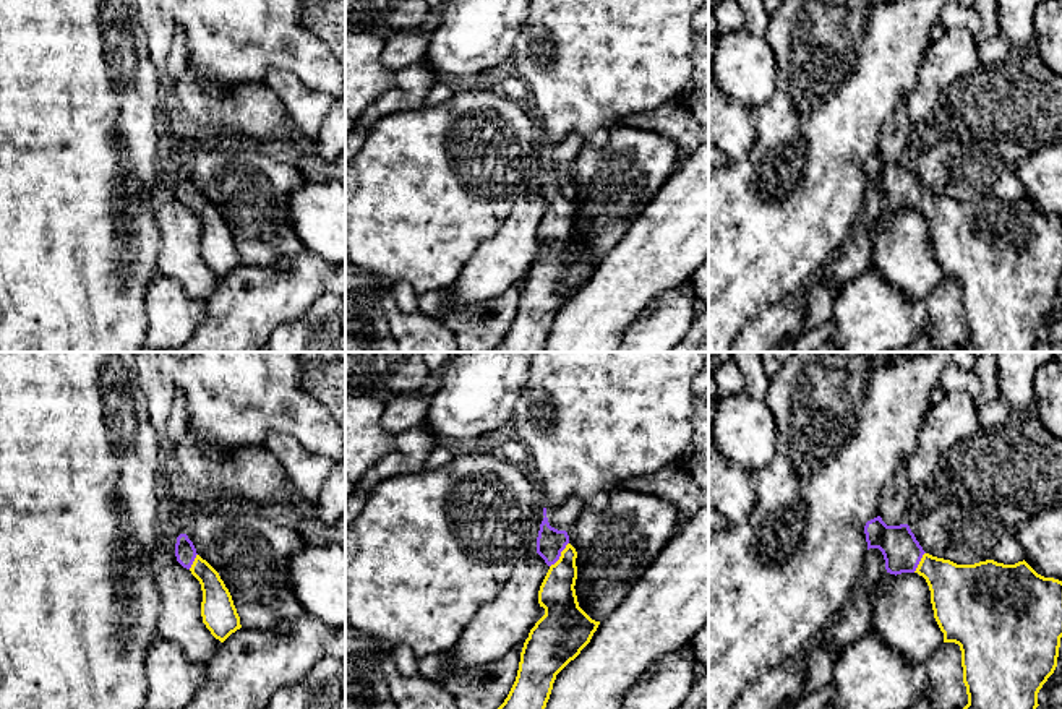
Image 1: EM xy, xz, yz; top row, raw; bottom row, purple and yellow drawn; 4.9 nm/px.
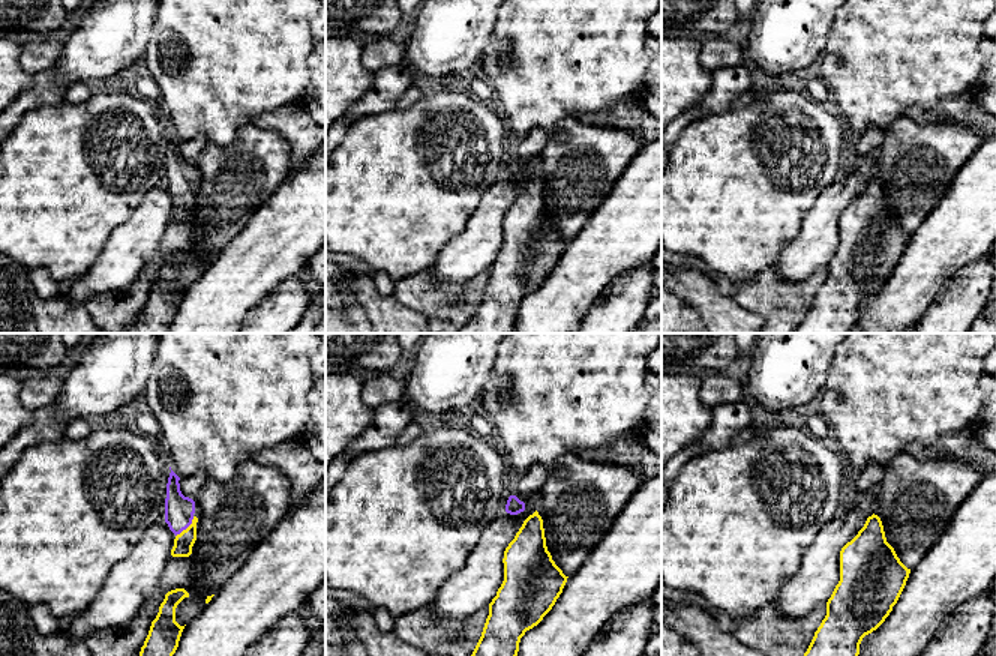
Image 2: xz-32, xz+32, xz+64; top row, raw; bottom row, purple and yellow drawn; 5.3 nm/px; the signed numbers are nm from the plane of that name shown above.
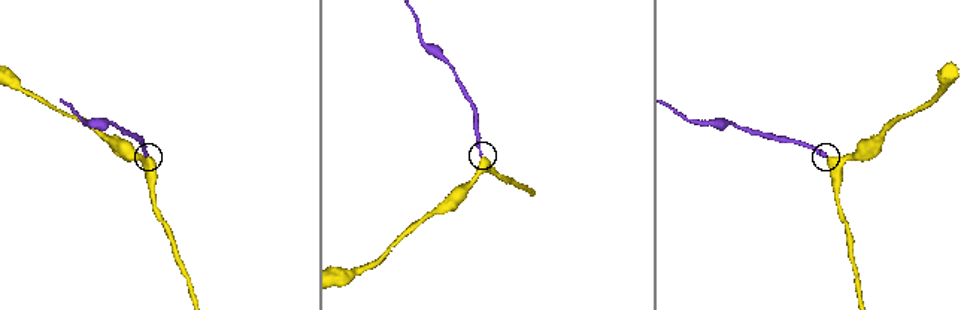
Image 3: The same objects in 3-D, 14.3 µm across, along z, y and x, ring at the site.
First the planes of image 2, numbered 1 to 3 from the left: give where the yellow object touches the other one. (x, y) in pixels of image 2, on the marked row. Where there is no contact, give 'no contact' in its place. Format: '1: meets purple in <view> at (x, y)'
1: meets purple in xz-32 at (186, 527)
2: no contact
3: no contact

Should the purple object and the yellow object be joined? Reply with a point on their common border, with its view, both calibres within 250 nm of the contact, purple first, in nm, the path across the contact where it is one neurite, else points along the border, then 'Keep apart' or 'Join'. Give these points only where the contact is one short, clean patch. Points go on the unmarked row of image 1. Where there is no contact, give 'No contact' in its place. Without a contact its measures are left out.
Touches purple at xz (560, 192). Thickness 140 nm (purple) against 180 nm. Path across: xz (550, 179), (560, 192), (556, 231). Join

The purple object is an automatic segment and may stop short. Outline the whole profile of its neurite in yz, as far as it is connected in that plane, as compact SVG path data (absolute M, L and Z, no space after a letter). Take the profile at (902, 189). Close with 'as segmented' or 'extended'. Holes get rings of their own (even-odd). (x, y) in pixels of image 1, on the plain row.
M880 153L871 156L864 162L867 187L879 185L885 196L885 206L890 211L918 209L923 213L931 227L931 240L934 255L944 269L944 279L955 279L961 287L963 320L966 323L968 341L957 352L1034 352L1038 329L1057 303L1060 274L1062 274L1062 217L1038 211L1025 196L1015 201L1004 201L994 196L979 198L974 201L957 201L950 196L937 195L923 187L908 161L887 162Z; extended

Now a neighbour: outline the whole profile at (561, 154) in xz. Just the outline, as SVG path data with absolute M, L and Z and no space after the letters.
M572 133L561 143L546 144L546 154L551 164L567 169L584 146L582 136Z

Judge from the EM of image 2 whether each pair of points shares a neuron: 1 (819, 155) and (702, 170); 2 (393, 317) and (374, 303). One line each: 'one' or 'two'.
1: one
2: one

